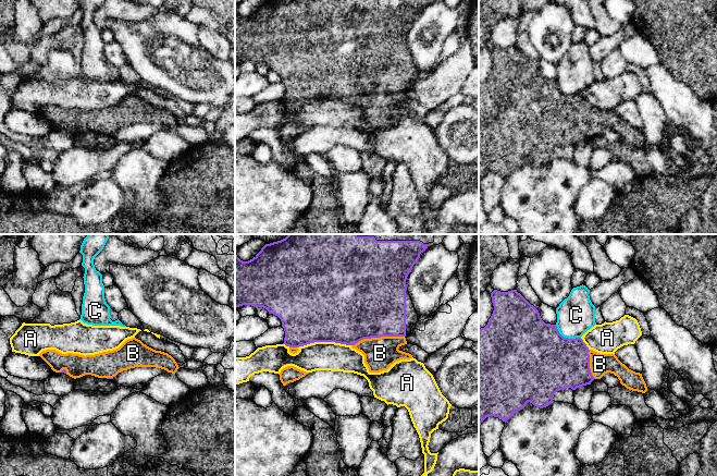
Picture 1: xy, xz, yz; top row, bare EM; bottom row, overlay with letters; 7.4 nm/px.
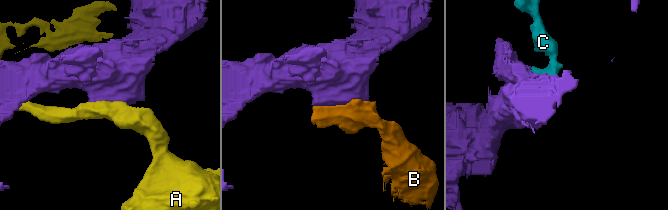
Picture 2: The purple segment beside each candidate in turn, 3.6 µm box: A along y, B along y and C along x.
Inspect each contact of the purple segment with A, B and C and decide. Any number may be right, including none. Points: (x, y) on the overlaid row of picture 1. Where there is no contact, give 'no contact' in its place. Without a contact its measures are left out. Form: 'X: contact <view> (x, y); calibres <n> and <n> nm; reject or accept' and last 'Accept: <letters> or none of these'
A: contact xz (324, 341); calibres 500 and 220 nm; reject
B: contact xz (378, 337); calibres 500 and 240 nm; accept
C: contact yz (566, 338); calibres 480 and 280 nm; reject
Accept: B

